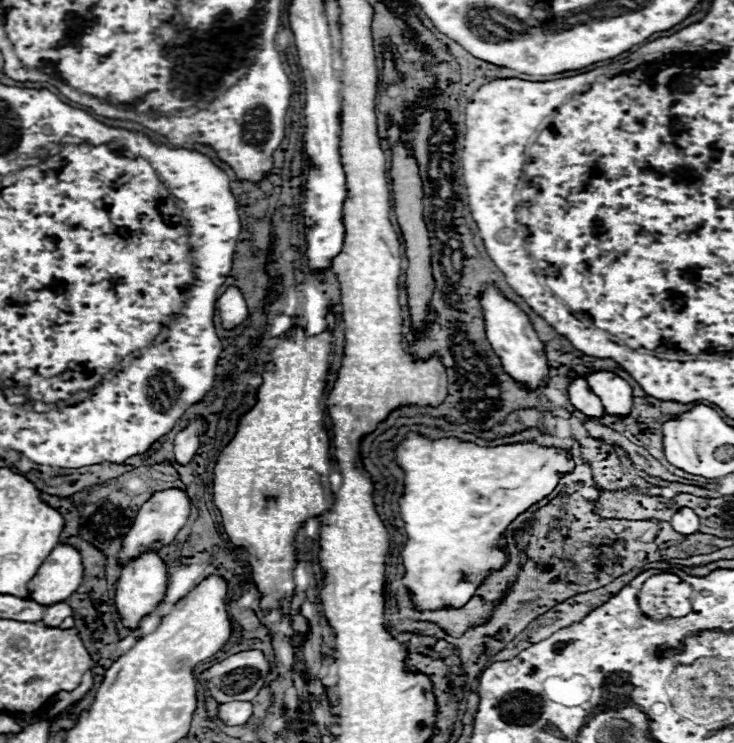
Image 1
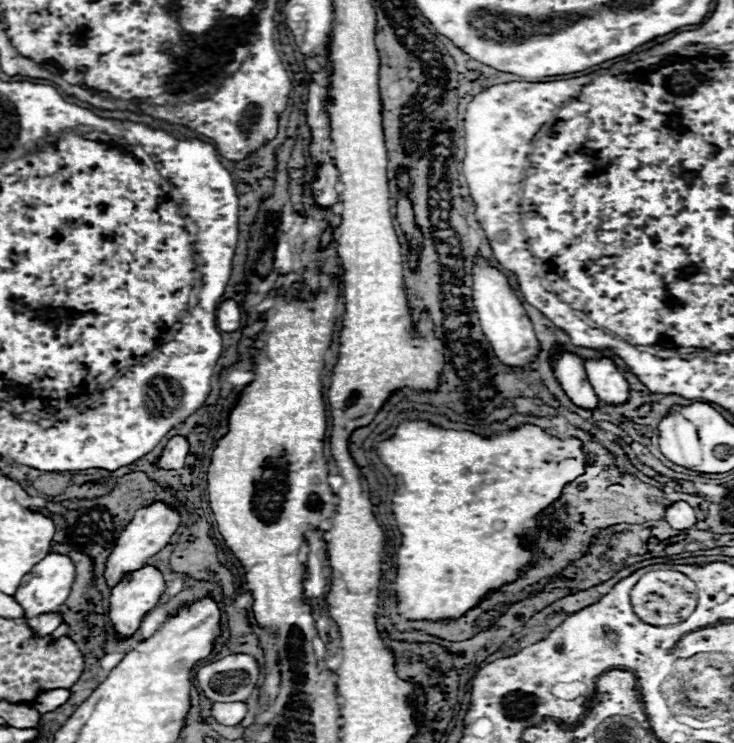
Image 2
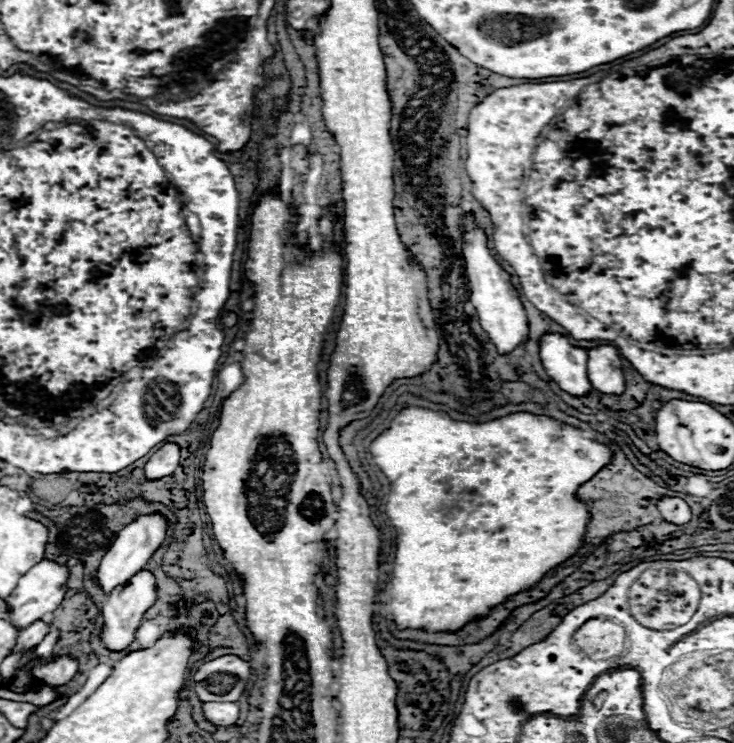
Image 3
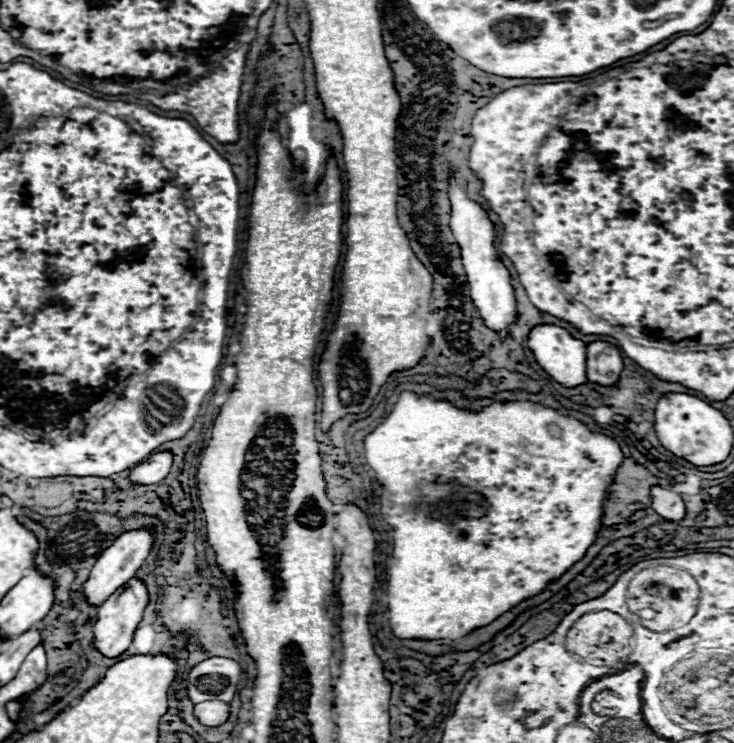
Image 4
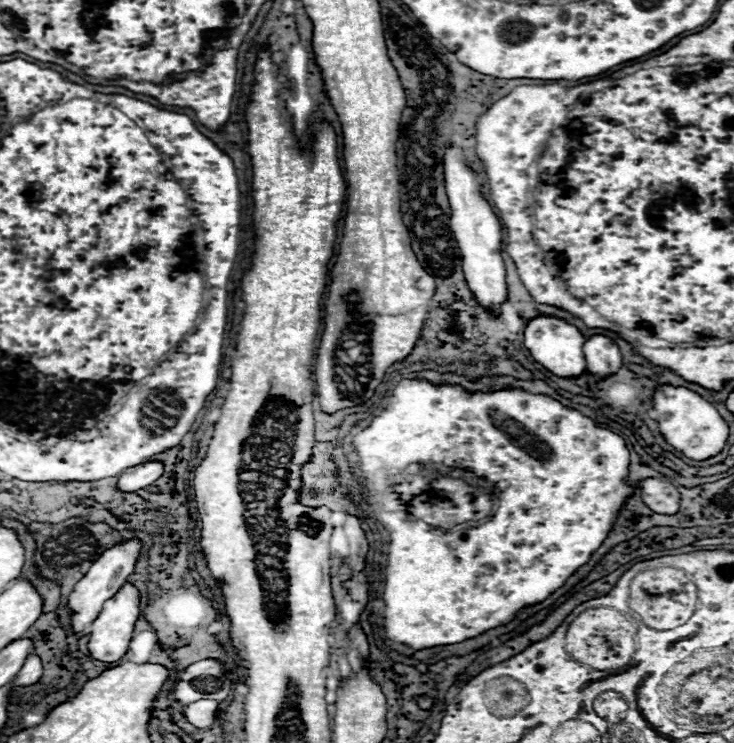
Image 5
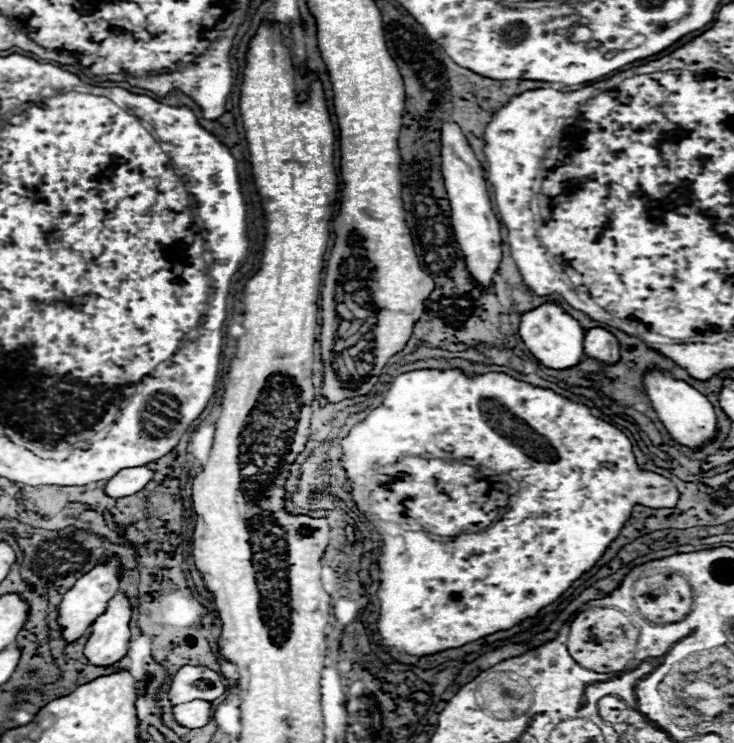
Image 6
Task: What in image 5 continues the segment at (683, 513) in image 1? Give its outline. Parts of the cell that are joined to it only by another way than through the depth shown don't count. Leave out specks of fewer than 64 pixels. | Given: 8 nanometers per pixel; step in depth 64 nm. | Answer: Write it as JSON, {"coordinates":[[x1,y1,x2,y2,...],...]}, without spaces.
{"coordinates":[[644,478,642,484,642,500,648,508,654,508,658,514,676,514,680,508,680,492,668,480,660,478]]}

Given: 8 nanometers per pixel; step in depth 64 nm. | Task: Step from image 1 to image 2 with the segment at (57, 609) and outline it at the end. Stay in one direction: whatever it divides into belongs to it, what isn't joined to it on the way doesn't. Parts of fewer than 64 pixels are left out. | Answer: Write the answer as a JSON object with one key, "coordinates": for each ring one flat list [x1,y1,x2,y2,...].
{"coordinates":[[42,614,38,618,32,618,28,624,30,624,30,628,34,628,36,636,48,636,60,626,60,622,62,622,62,618,58,614]]}

